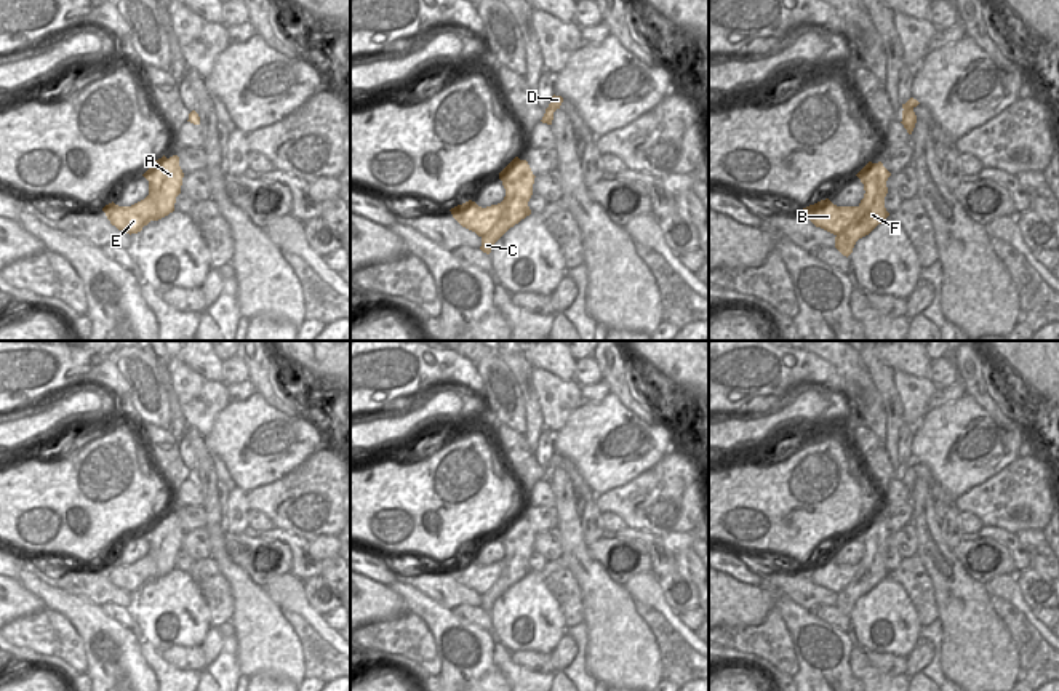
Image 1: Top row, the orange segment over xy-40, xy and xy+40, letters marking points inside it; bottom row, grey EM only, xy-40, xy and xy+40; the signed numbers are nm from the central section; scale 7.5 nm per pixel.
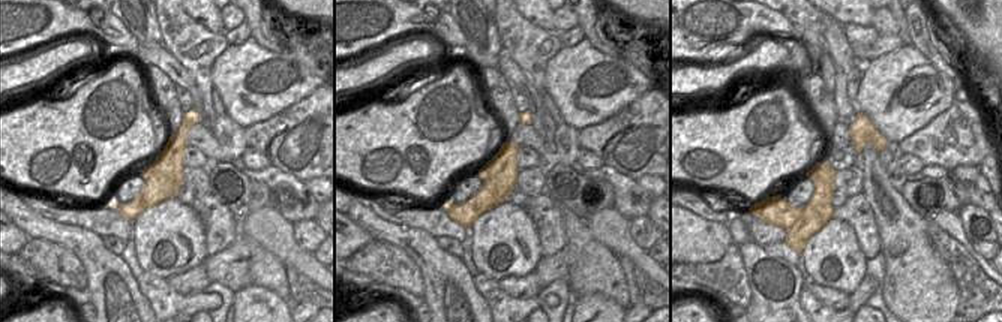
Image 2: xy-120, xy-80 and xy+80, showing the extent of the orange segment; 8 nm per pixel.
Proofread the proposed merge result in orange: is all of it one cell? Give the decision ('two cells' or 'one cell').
two cells

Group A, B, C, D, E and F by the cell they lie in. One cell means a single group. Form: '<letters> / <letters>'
A C D F / B E

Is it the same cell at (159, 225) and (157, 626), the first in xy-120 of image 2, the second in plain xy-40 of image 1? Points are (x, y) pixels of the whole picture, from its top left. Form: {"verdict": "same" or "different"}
{"verdict": "same"}

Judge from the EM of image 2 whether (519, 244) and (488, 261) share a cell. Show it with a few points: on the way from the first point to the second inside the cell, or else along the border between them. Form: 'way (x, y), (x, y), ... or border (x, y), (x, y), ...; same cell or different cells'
way (512, 244), (504, 244), (495, 253); same cell

